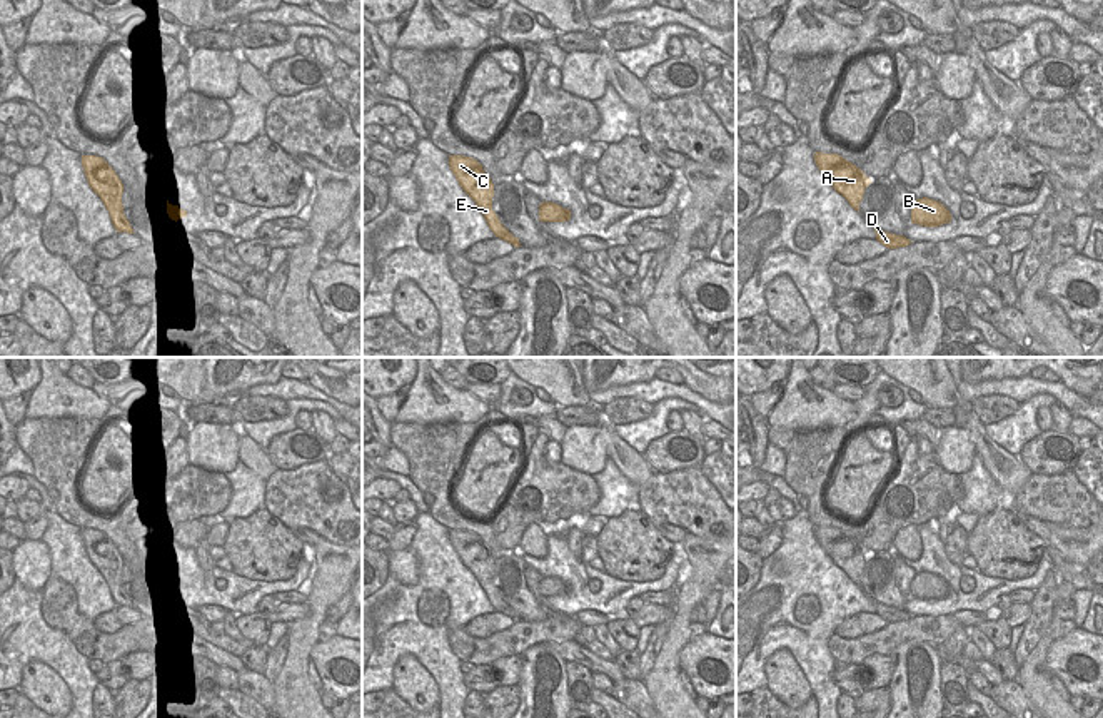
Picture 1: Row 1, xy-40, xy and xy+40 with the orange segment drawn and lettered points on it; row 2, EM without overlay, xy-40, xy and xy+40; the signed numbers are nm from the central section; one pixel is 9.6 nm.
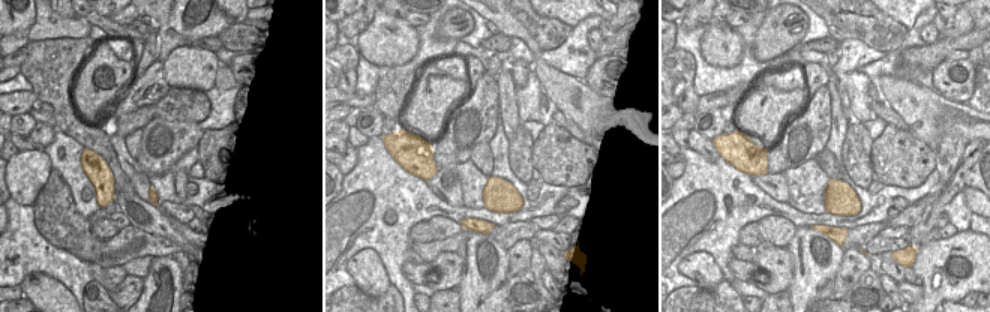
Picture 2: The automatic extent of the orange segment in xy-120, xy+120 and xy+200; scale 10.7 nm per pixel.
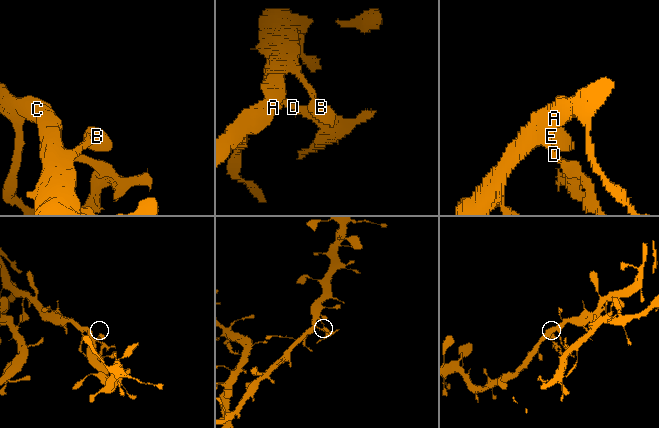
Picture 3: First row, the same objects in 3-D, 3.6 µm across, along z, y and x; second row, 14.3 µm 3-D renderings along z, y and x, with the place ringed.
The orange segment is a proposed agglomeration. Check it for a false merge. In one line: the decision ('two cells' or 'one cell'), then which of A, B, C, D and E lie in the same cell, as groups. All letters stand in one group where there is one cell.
one cell | A B C D E

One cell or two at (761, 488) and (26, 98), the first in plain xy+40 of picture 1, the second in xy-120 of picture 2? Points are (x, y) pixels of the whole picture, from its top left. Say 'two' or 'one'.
one

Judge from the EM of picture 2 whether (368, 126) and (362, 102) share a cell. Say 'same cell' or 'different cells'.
different cells

